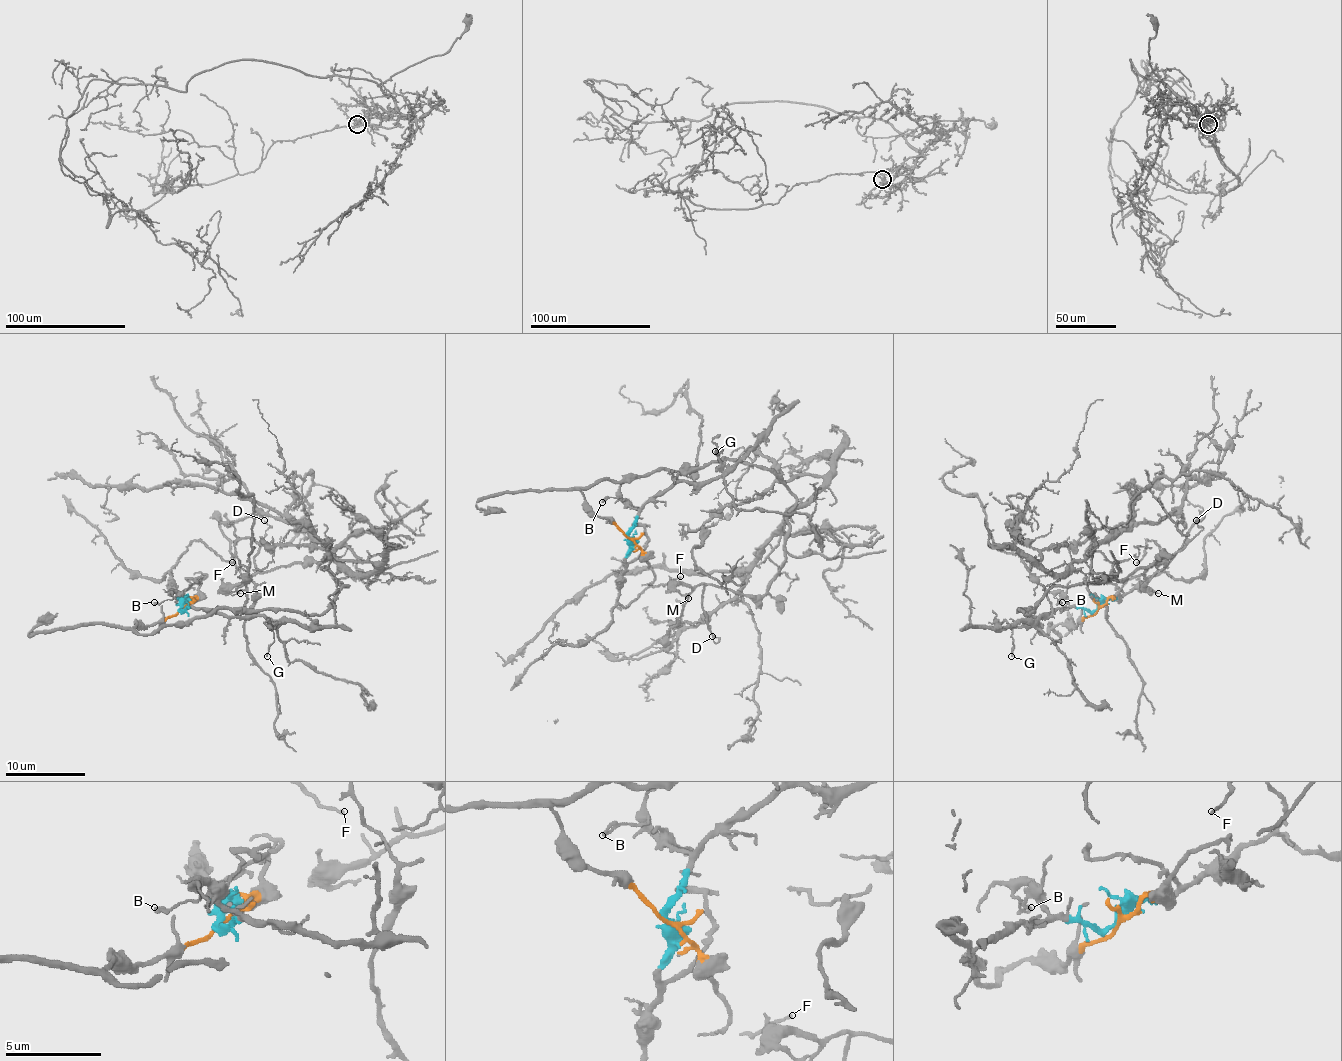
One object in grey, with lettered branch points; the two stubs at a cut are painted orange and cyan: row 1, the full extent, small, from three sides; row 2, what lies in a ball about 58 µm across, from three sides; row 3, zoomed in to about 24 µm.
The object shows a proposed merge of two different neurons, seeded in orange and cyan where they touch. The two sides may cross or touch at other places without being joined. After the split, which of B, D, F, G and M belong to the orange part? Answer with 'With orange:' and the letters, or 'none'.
With orange: D, M

